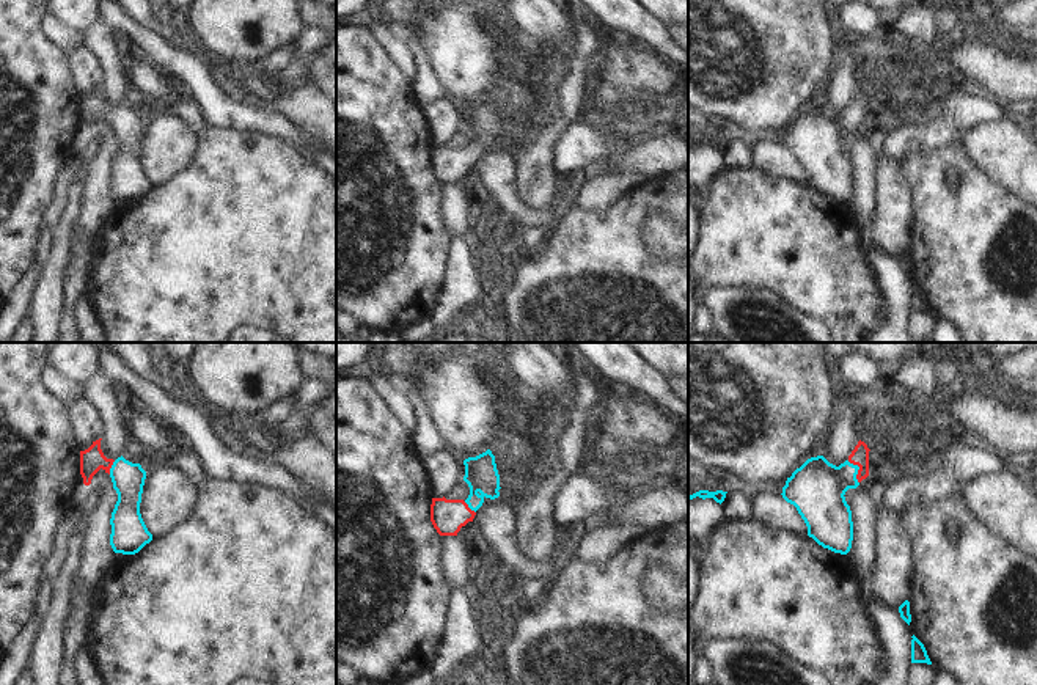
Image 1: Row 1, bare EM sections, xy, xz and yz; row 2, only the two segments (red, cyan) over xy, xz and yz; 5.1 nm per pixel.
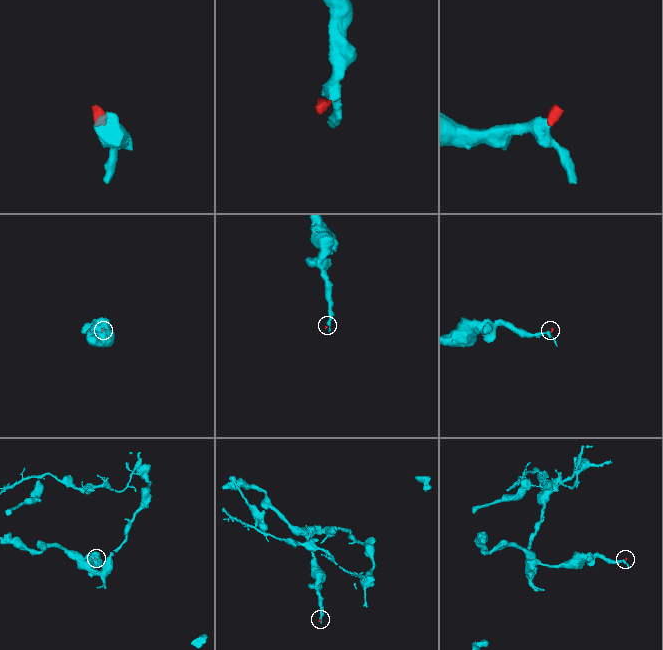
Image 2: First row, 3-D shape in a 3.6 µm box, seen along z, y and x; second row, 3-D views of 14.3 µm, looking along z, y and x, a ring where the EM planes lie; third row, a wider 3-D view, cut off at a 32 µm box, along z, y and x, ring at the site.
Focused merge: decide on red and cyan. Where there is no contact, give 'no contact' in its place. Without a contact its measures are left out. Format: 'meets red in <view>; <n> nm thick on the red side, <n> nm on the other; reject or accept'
meets red in yz; 100 nm thick on the red side, 280 nm on the other; accept

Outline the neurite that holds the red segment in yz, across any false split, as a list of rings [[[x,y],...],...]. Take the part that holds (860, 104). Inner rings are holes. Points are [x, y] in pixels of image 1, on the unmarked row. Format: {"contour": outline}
{"contour": [[[859,88],[839,115],[823,104],[811,105],[782,135],[782,146],[797,156],[808,184],[834,201],[847,203],[852,196],[852,159],[844,143],[869,124],[869,99]]]}

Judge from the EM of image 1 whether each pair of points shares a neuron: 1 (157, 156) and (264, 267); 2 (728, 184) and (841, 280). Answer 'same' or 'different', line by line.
1: different
2: same

